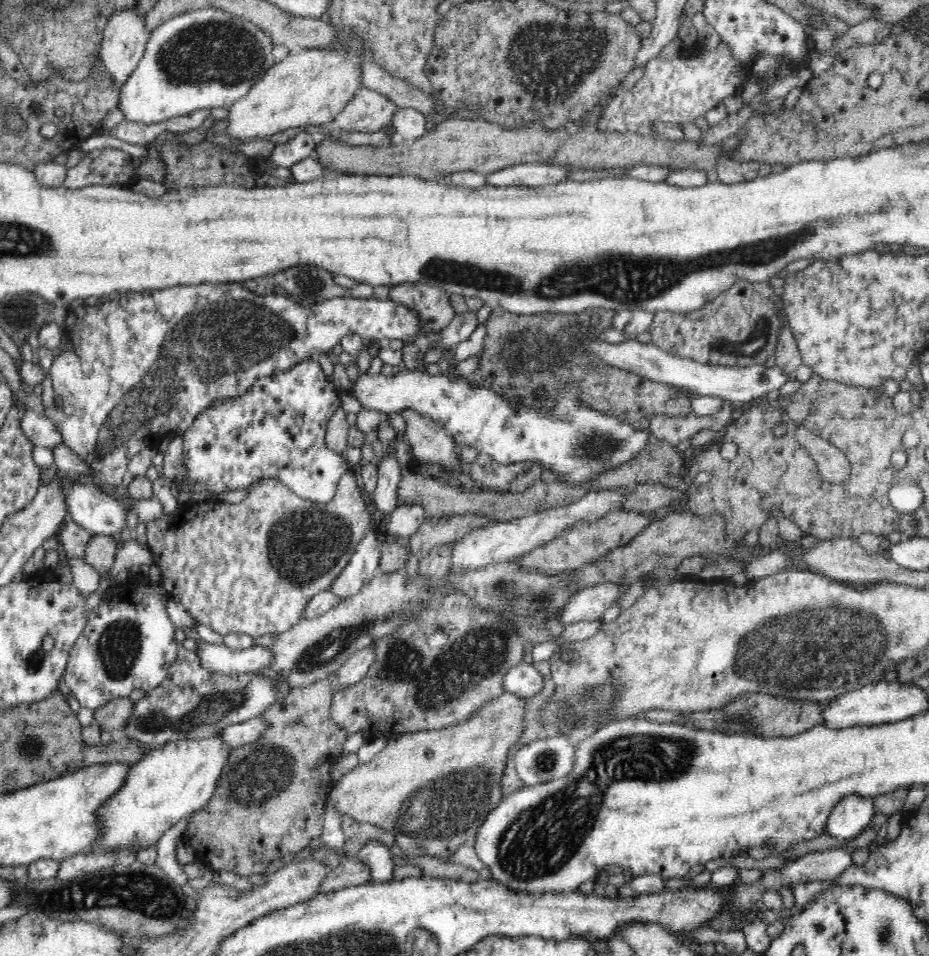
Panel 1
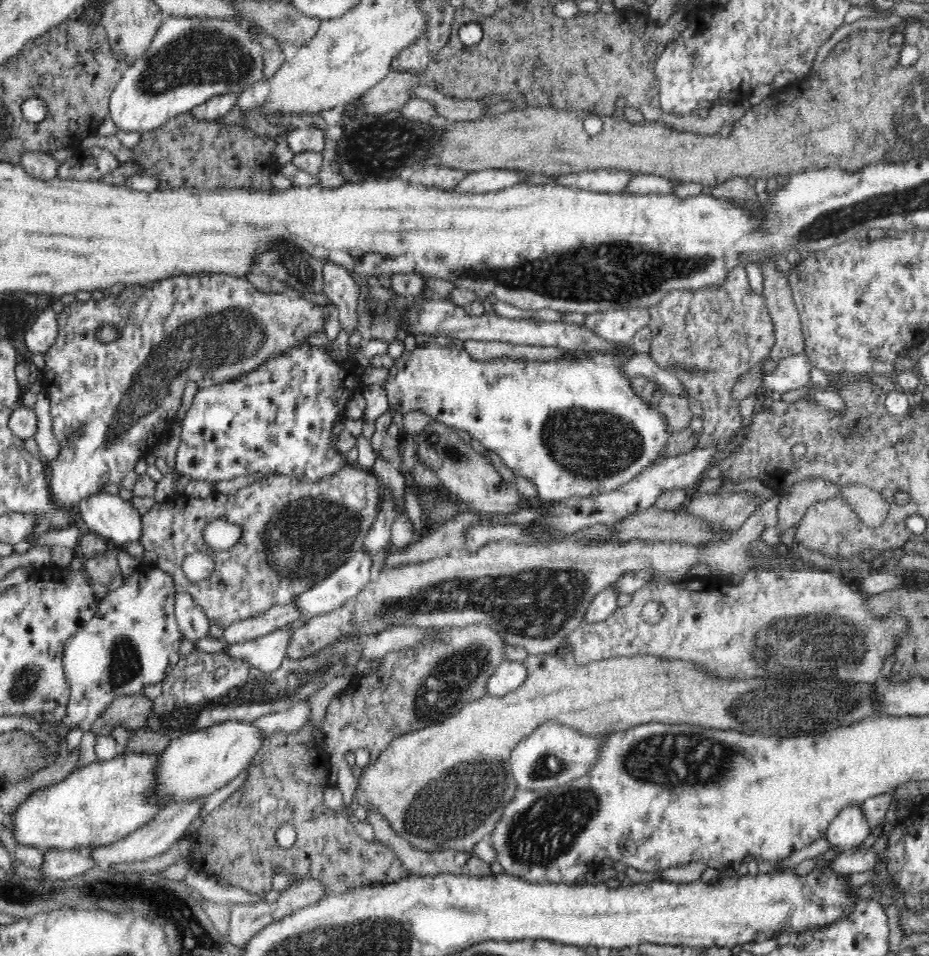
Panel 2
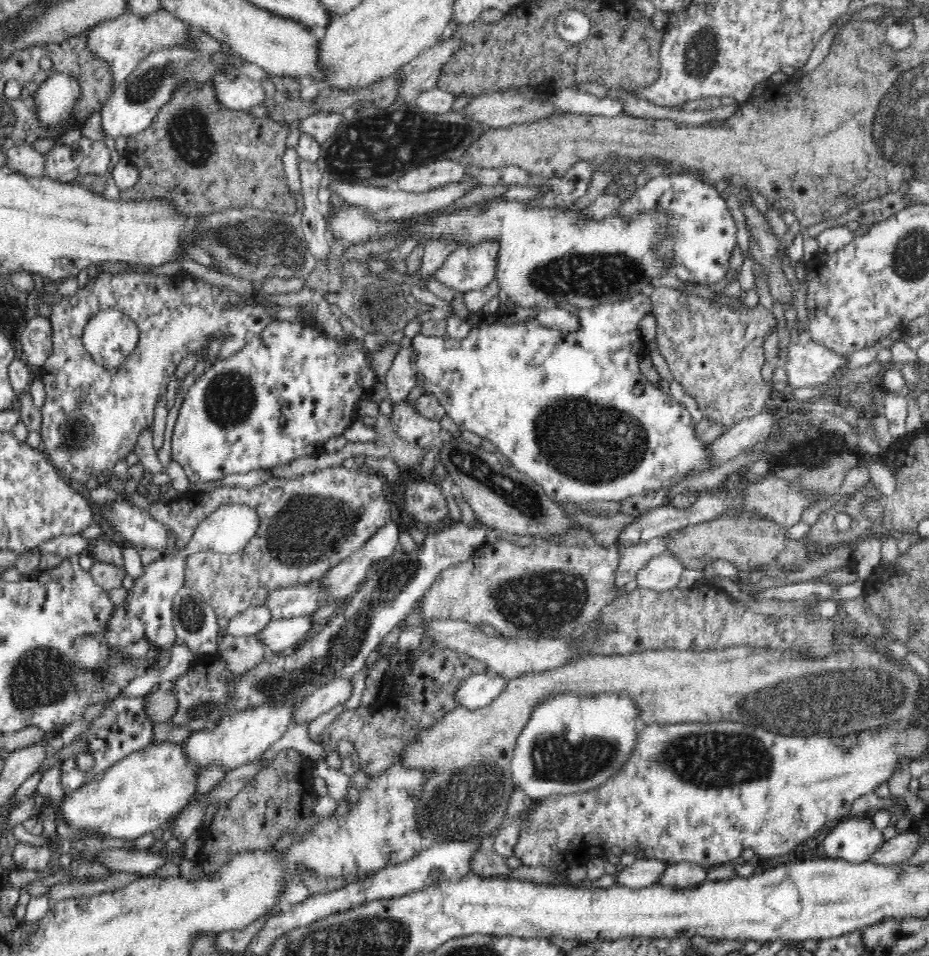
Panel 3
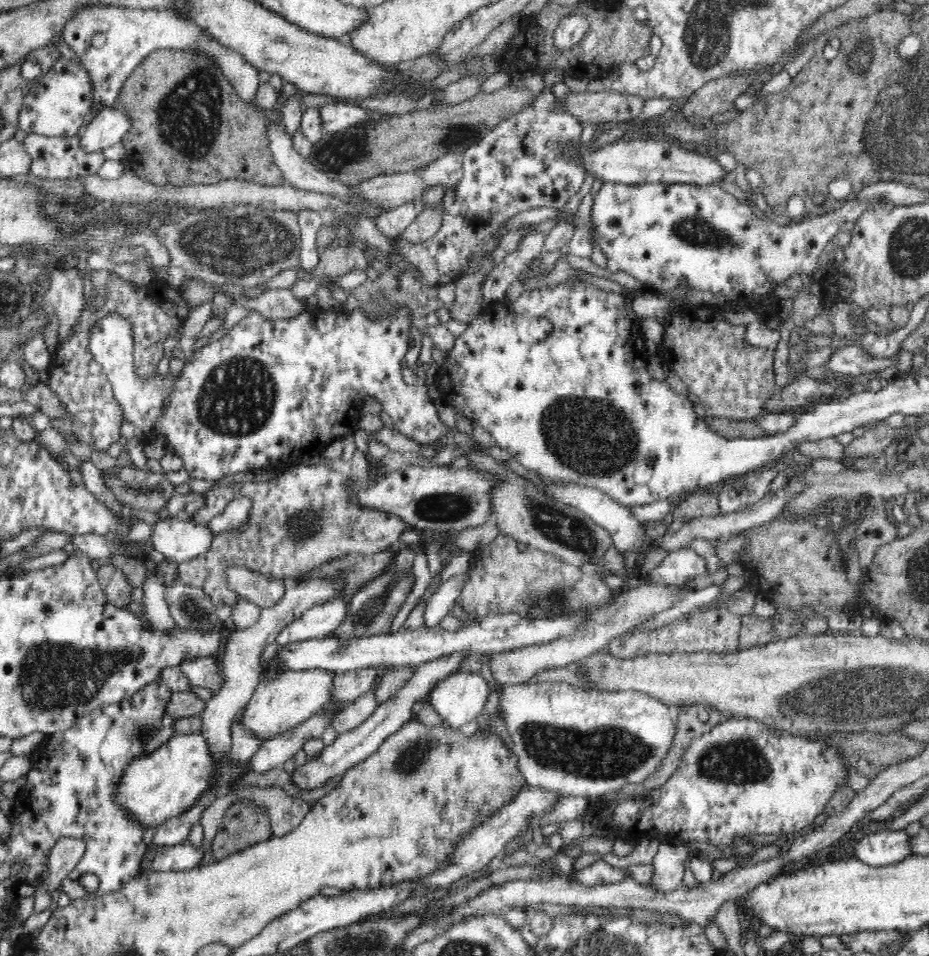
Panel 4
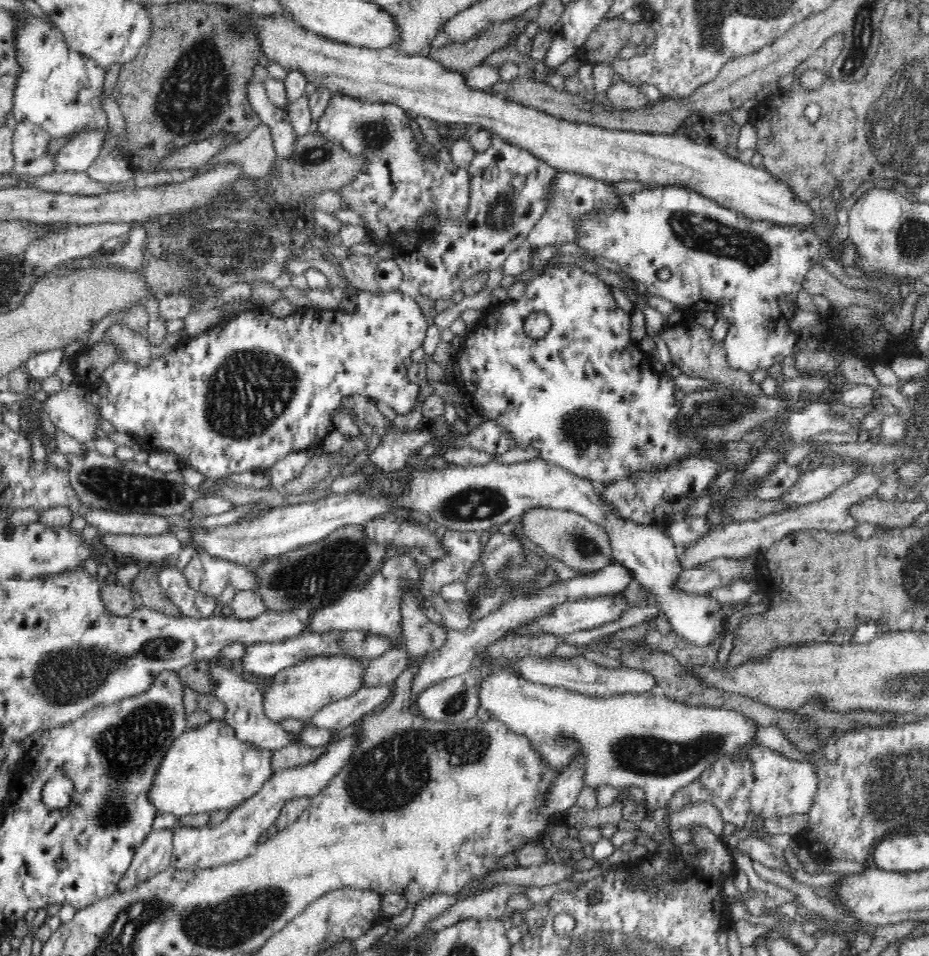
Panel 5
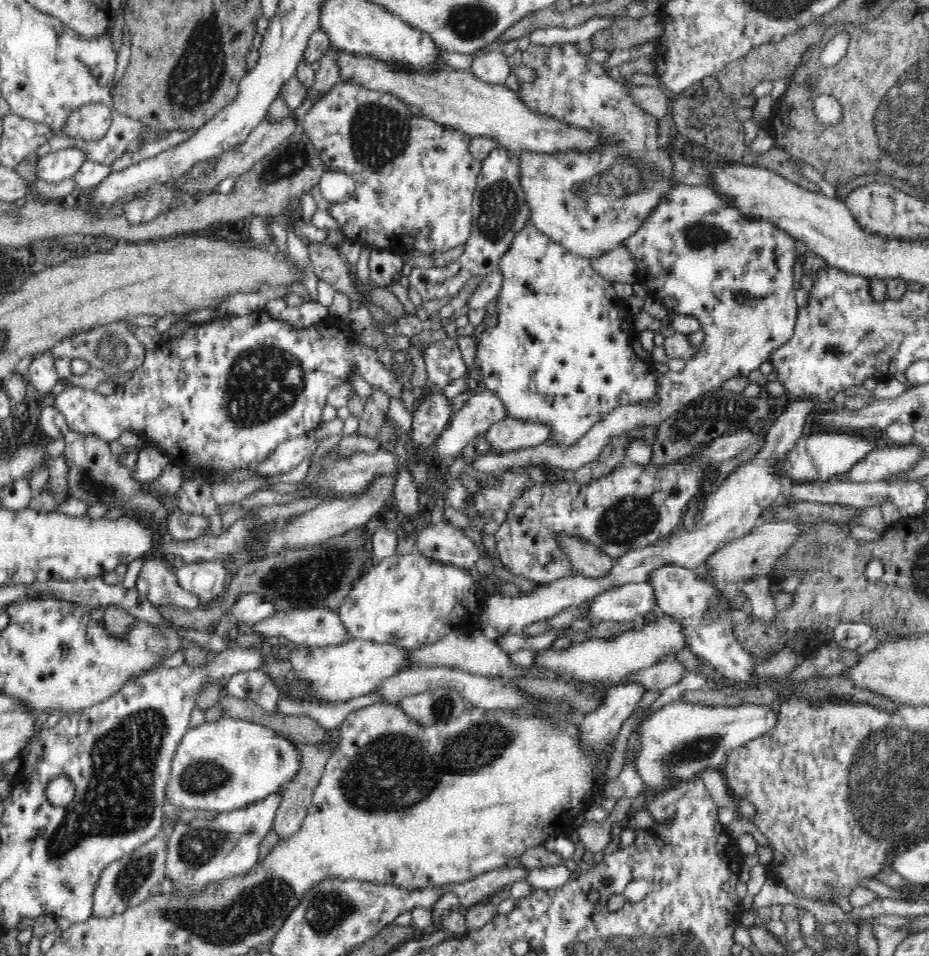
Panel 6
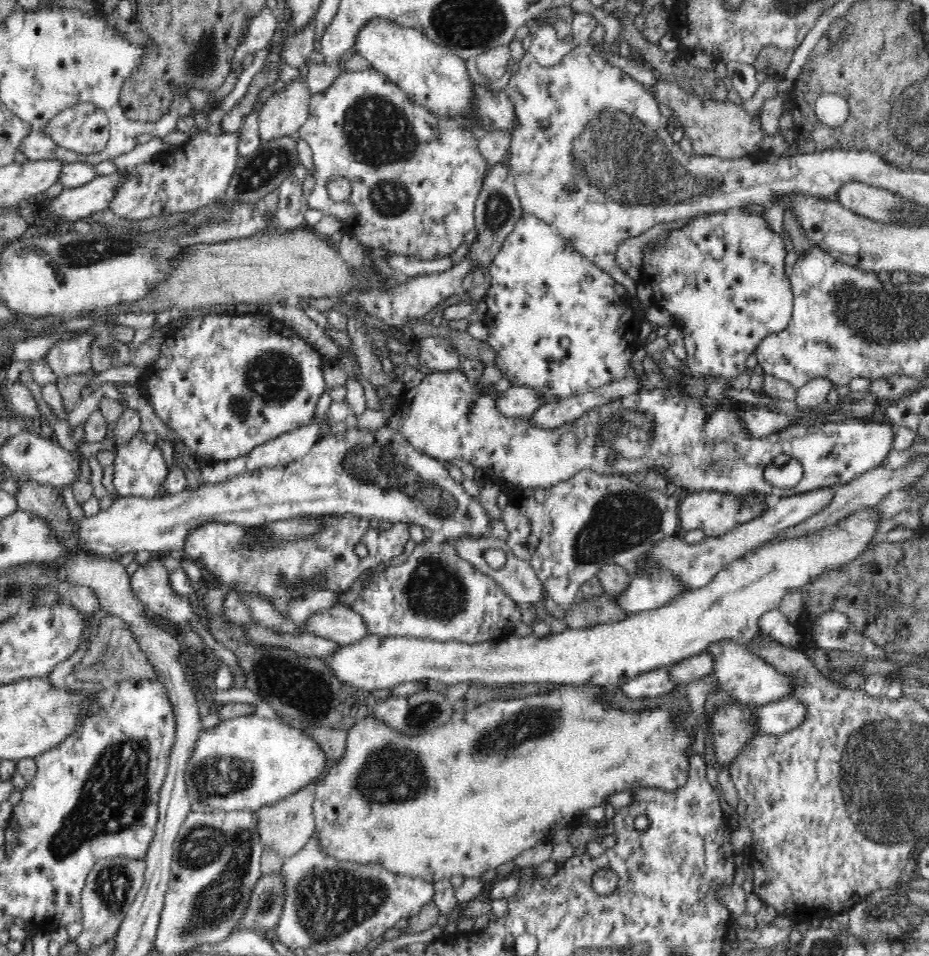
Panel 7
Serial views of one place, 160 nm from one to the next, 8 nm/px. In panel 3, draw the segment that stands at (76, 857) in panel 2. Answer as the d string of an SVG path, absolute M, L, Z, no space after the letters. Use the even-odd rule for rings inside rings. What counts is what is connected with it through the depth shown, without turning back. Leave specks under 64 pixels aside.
M123 848L110 850L109 868L114 872L132 872L136 875L150 875L164 864L164 856L158 852L129 851Z

